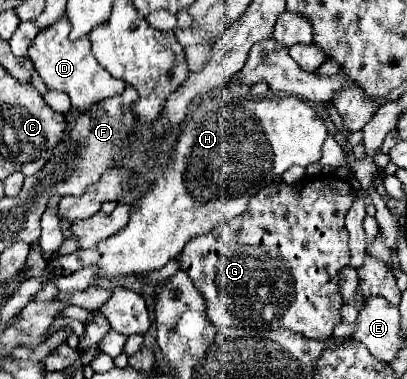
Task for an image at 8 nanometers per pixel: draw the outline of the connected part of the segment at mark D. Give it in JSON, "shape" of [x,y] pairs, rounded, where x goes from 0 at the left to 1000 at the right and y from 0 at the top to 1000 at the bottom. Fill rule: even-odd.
{"shape":[[[152,42],[143,58],[108,74],[108,84],[98,84],[84,100],[79,121],[69,127],[69,153],[79,153],[79,164],[88,169],[93,195],[108,211],[108,222],[123,237],[162,243],[177,264],[177,285],[187,290],[201,290],[231,269],[251,269],[256,259],[300,248],[310,232],[310,216],[295,206],[280,206],[260,179],[246,174],[246,164],[226,142],[226,116],[216,95],[201,95],[177,111],[167,100],[167,84],[172,84],[167,47]]]}

